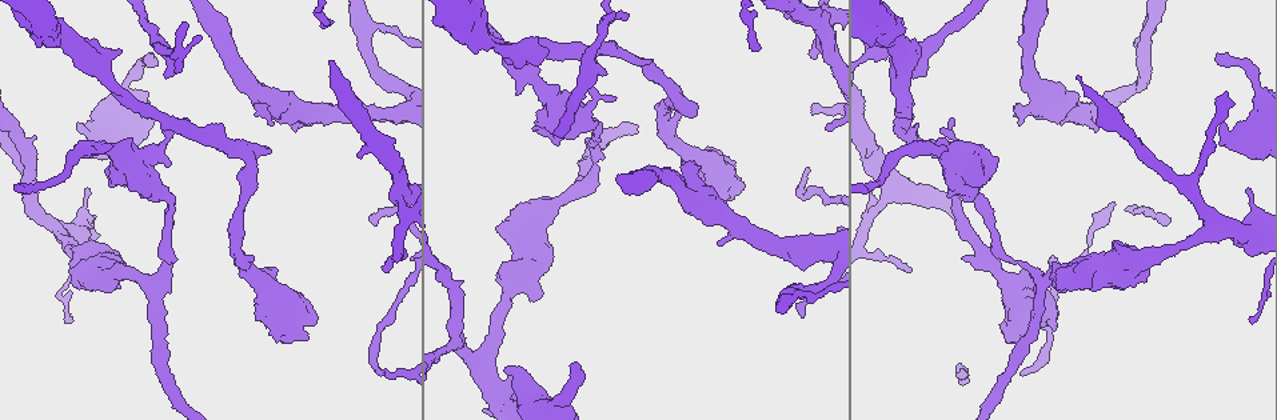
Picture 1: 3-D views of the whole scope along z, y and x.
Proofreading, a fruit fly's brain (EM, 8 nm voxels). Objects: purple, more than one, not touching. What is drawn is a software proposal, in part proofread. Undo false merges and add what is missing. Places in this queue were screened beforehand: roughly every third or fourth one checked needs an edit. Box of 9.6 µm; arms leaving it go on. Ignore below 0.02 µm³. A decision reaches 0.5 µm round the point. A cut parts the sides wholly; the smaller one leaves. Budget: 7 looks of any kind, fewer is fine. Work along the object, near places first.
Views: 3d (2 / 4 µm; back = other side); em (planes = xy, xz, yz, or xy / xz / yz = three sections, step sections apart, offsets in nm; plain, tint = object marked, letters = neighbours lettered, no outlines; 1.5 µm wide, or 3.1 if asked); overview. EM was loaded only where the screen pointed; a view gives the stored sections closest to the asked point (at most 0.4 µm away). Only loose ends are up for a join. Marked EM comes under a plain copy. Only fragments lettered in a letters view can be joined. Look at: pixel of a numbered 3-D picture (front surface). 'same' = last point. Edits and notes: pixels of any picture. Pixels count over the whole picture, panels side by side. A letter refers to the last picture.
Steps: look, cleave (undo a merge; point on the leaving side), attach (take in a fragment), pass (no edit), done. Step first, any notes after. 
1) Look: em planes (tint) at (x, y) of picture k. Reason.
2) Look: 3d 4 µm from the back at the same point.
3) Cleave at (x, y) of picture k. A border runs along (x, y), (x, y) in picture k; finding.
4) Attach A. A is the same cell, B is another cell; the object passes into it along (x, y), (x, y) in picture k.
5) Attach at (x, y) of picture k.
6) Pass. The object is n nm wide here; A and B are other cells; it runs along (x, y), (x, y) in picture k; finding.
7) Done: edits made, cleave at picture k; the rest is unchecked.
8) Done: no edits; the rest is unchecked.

Look: 3d 2 µm from the back at (1221, 53) of picture 1. Branch stops here.

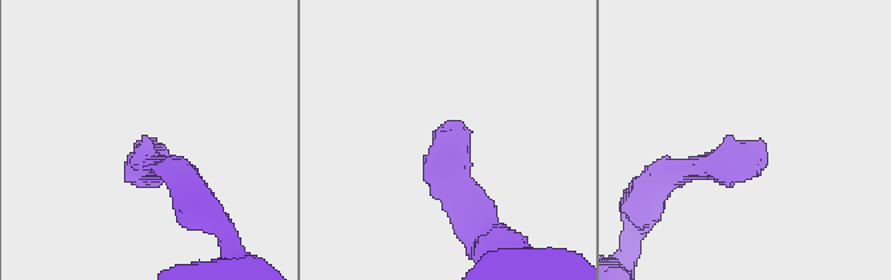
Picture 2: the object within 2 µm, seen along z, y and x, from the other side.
Look: em planes (letters) at (461, 130) of picture 2.

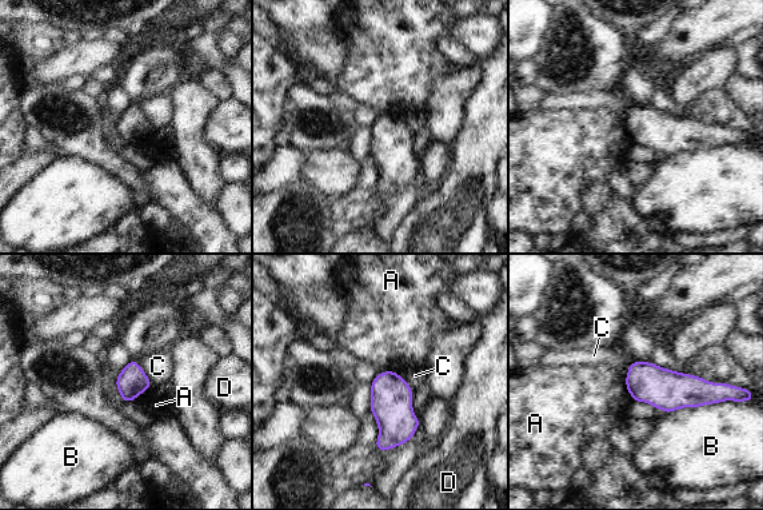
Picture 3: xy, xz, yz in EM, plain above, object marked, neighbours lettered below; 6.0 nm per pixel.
Pass. The object is 180 nm wide here; A, B, C and D are other cells; a border runs along (151, 386), (132, 401) in picture 3; no lettered fragment goes on from it.

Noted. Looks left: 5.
Look: em yz step 4 (tint) at (78, 126) of picture 1. Thick end.

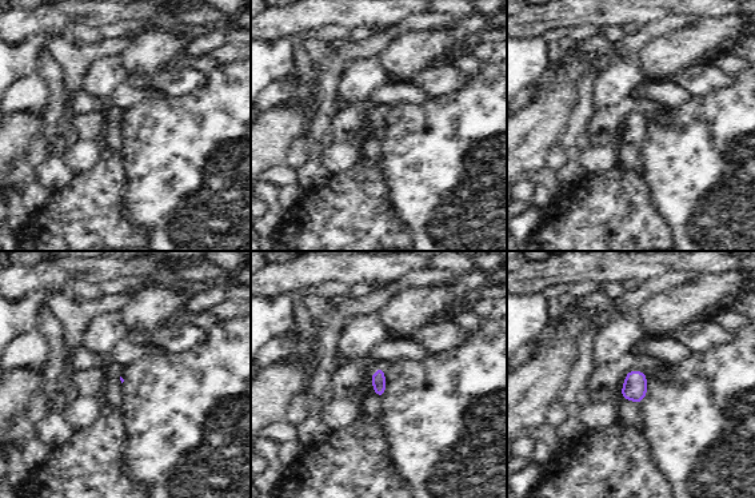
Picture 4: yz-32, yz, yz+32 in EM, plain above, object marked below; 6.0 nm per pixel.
Look: em planes (letters) at the same point.

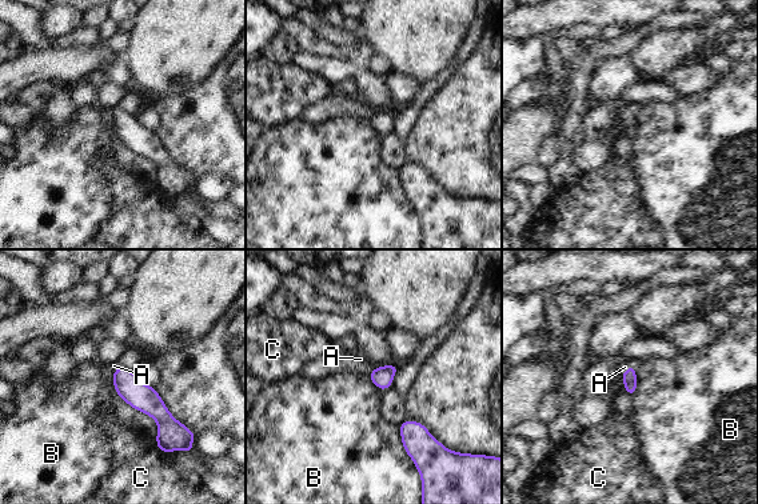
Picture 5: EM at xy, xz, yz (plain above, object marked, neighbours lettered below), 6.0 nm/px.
Attach at (114, 366) of picture 5. A is the same cell, B and C are other cells; the object passes into it along (143, 398), (118, 368), (114, 366) in picture 5; it goes on there.

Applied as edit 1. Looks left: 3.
Look: overview.

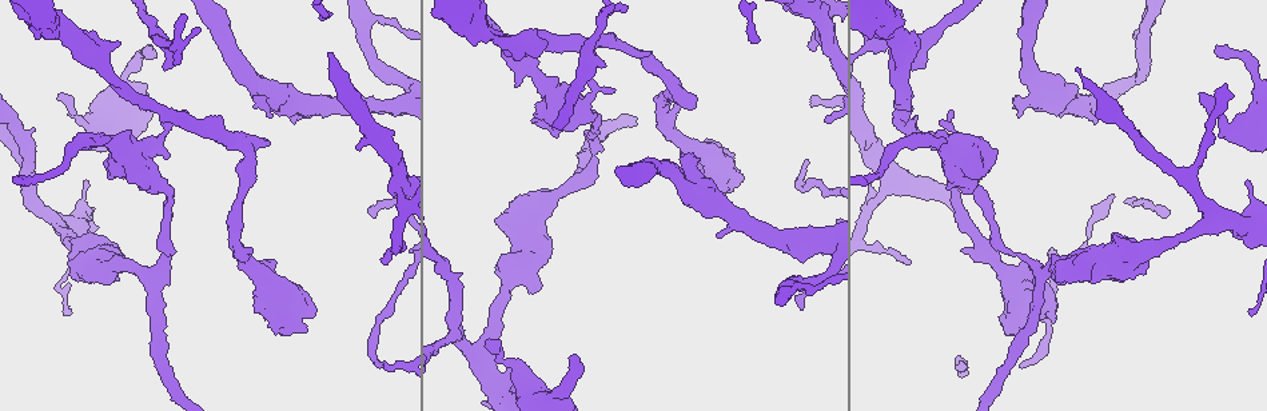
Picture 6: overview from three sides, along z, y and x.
Look: em planes (letters) at (806, 159) of picture 6. An open end.

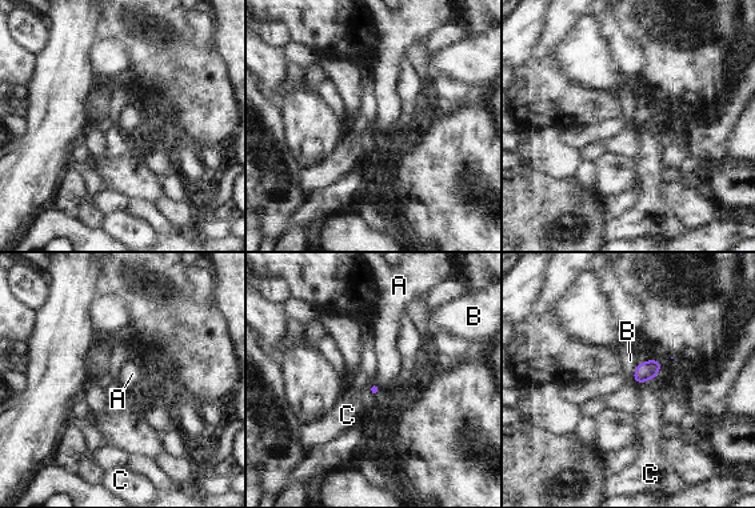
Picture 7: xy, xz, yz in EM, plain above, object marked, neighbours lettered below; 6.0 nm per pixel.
Attach at (387, 344) of picture 7. A is the same cell, B and C are other cells; the object passes into it along (374, 390), (376, 384), (387, 344) in picture 7; the neuron continues.

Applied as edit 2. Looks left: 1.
Done: edits made, attach at picture 5, attach at picture 7; the rest is unchecked.

